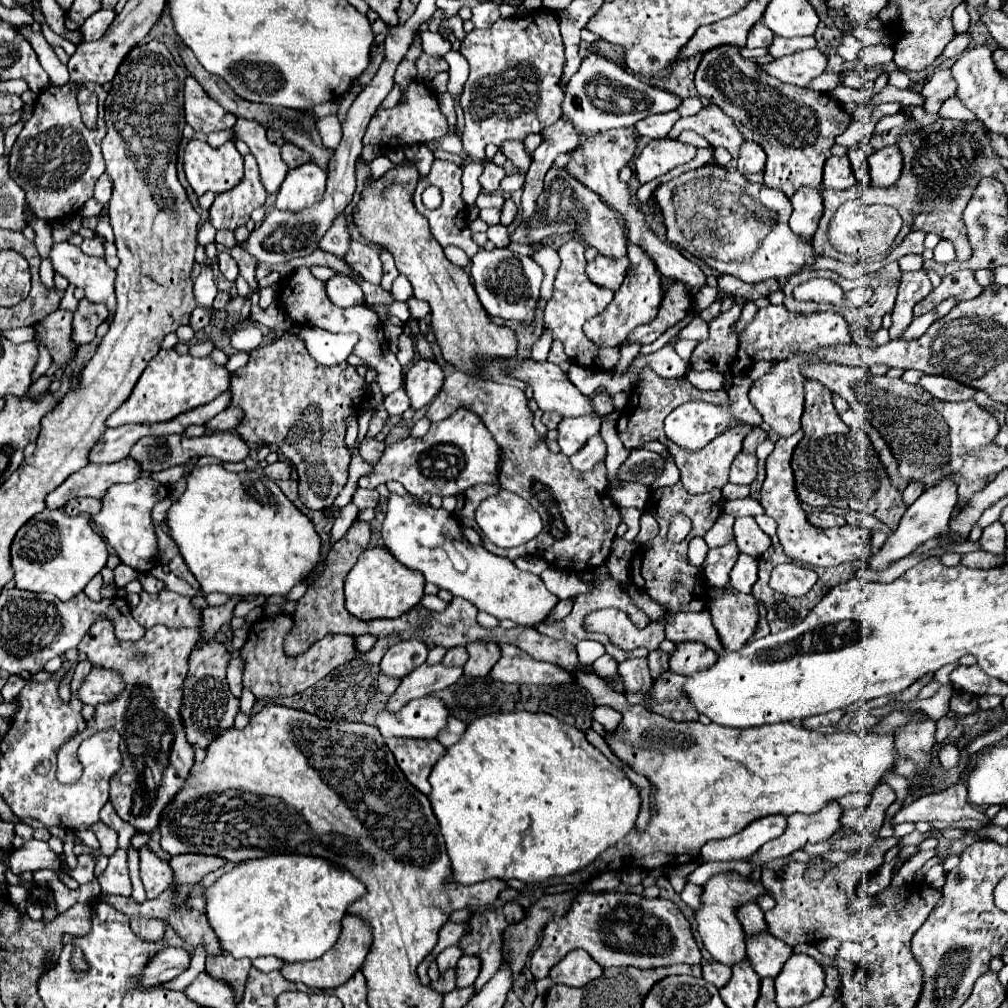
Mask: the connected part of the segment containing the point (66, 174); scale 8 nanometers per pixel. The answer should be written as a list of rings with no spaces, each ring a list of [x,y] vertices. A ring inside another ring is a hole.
[[[87,83],[87,89],[95,91],[98,97],[96,129],[87,129],[83,125],[73,89],[69,85],[53,85],[39,95],[33,117],[25,123],[9,153],[9,173],[13,181],[25,189],[27,203],[31,205],[35,215],[49,223],[77,213],[83,203],[93,197],[95,181],[105,171],[101,139],[107,131],[104,120],[107,93],[97,83]]]

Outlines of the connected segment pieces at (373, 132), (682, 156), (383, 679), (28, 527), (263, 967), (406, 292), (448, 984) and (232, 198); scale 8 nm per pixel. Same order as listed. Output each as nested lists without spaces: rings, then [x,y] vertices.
[[[413,81],[405,95],[405,103],[393,109],[377,109],[371,117],[363,143],[381,145],[381,147],[405,147],[415,143],[431,143],[447,133],[447,119],[439,109],[437,97],[421,81]]]
[[[653,139],[637,157],[633,163],[633,171],[635,177],[639,179],[639,183],[649,183],[665,173],[669,173],[671,169],[675,169],[681,163],[687,163],[695,157],[697,147],[675,141],[675,139]]]
[[[379,675],[379,691],[381,693],[385,693],[385,695],[391,695],[395,689],[397,689],[397,685],[399,685],[399,681],[397,679],[393,679],[393,677],[387,677],[387,675]]]
[[[65,507],[45,509],[29,519],[15,535],[11,545],[11,565],[19,589],[53,593],[61,601],[73,599],[85,589],[93,575],[107,563],[107,543],[93,527],[91,513],[69,515]]]
[[[259,957],[253,961],[253,967],[257,967],[263,973],[271,973],[271,971],[279,971],[285,965],[285,961],[281,959],[273,959],[273,957]]]
[[[399,275],[395,281],[393,281],[393,287],[391,287],[391,293],[393,293],[393,297],[395,299],[399,299],[399,301],[407,301],[409,297],[411,297],[411,283],[403,277],[403,275]]]
[[[453,969],[445,971],[443,977],[437,979],[437,981],[433,981],[429,987],[435,989],[435,991],[439,991],[439,993],[443,993],[443,995],[449,993],[449,991],[453,991],[455,989],[455,971]]]
[[[249,153],[245,157],[245,177],[241,183],[215,197],[209,213],[215,229],[235,229],[249,221],[253,209],[261,207],[267,199],[267,191],[259,177],[259,167],[255,157]]]

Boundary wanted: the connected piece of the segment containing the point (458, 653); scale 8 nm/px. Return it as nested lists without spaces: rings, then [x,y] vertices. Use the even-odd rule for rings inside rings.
[[[453,647],[453,649],[447,649],[447,655],[443,657],[443,665],[445,667],[463,667],[467,657],[469,657],[469,653],[465,651],[465,647]]]

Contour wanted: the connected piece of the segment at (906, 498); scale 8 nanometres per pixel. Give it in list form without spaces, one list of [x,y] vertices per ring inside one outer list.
[[[909,483],[907,489],[903,491],[903,503],[905,503],[905,505],[911,505],[921,493],[923,493],[923,489],[921,489],[919,483]]]

